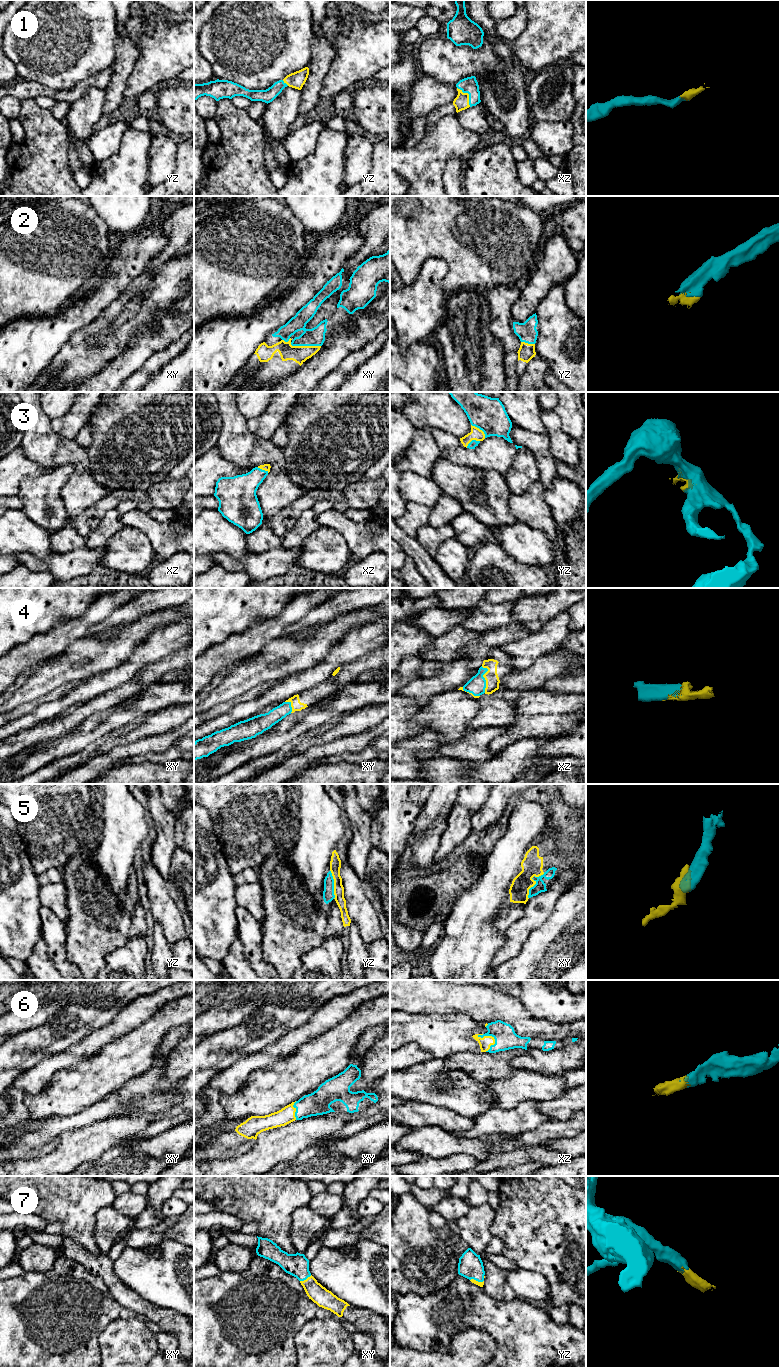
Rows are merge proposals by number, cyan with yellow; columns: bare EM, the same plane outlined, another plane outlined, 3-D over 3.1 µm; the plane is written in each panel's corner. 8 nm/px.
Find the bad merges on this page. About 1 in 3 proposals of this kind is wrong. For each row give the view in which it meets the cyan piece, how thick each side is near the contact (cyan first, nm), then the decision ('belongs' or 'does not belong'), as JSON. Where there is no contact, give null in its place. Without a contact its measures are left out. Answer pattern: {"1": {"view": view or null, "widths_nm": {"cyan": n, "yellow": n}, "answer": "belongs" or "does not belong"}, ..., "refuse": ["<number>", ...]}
{"1": {"view": "xz", "widths_nm": {"cyan": 130, "yellow": 120}, "answer": "belongs"}, "2": {"view": "xy", "widths_nm": {"cyan": 140, "yellow": 140}, "answer": "belongs"}, "3": {"view": "yz", "widths_nm": {"cyan": 280, "yellow": 100}, "answer": "belongs"}, "4": {"view": "xz", "widths_nm": {"cyan": 150, "yellow": 110}, "answer": "belongs"}, "5": {"view": "xy", "widths_nm": {"cyan": 90, "yellow": 170}, "answer": "belongs"}, "6": {"view": "xz", "widths_nm": {"cyan": 180, "yellow": 90}, "answer": "belongs"}, "7": {"view": "xy", "widths_nm": {"cyan": 190, "yellow": 150}, "answer": "belongs"}, "refuse": []}

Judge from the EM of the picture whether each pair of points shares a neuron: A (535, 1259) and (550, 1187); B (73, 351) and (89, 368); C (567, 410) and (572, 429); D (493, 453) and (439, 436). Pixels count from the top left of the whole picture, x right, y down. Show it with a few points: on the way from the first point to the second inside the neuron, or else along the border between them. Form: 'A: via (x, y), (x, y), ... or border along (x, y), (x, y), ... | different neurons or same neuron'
A: via (535, 1241), (541, 1233), (541, 1205) | same neuron
B: via (76, 355), (85, 364) | same neuron
C: via (570, 415), (572, 424) | same neuron
D: via (480, 454), (458, 454), (452, 448) | same neuron

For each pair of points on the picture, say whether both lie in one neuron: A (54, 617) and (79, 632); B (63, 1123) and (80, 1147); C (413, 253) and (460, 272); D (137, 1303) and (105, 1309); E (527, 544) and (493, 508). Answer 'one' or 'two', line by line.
A: two
B: two
C: one
D: two
E: two

